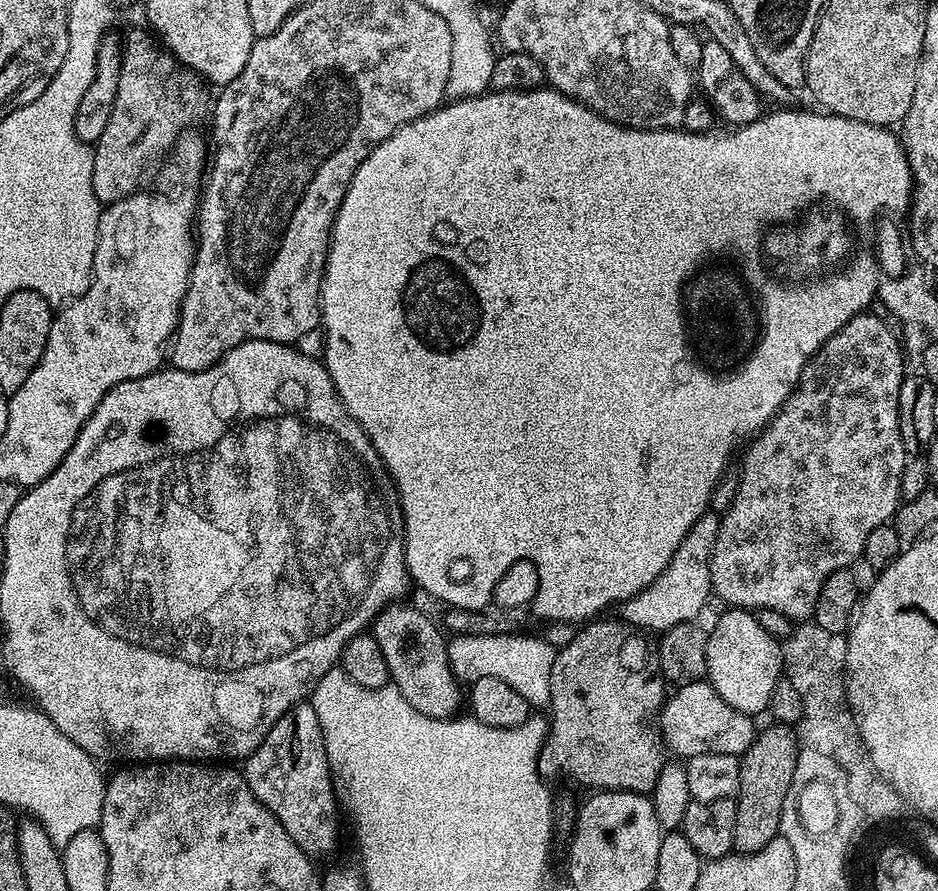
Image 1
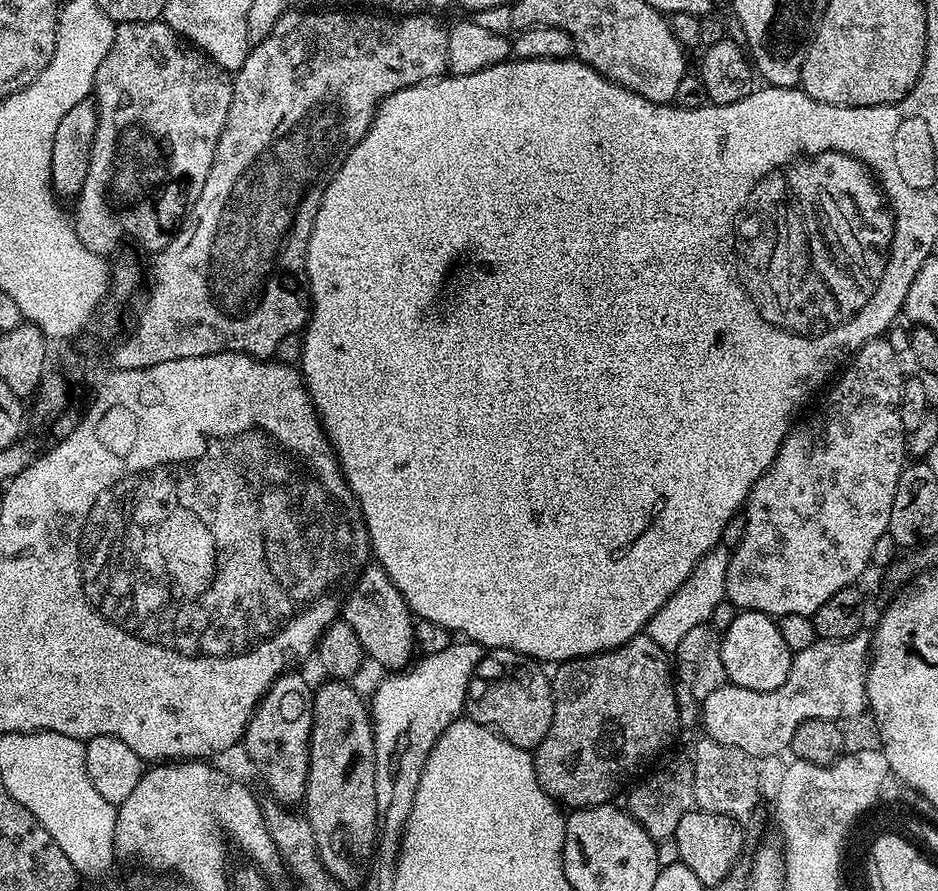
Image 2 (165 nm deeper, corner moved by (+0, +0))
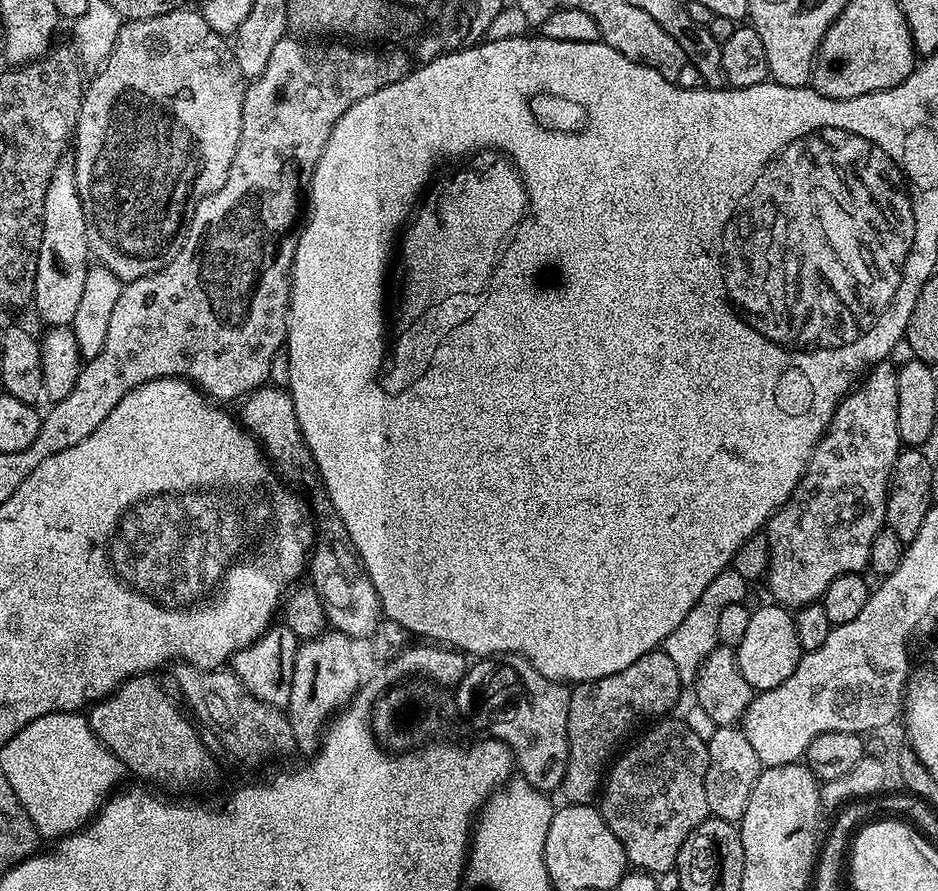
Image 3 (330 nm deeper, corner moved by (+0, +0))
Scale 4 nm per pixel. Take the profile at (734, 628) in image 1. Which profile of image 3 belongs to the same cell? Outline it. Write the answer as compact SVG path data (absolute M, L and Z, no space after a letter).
M775 602L767 603L745 622L740 645L735 645L734 648L742 678L746 678L746 682L750 682L756 692L774 690L774 686L782 686L782 682L786 682L786 678L794 674L802 655L797 617L787 607Z

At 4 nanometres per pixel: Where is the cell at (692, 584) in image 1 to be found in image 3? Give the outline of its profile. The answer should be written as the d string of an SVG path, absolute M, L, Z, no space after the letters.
M725 570L722 574L718 574L718 578L714 578L714 582L710 582L710 586L706 586L702 598L698 598L698 602L690 606L690 614L682 618L681 624L670 630L670 634L664 639L662 651L674 661L674 666L678 666L681 685L688 686L695 681L702 662L706 662L710 650L718 646L719 640L716 639L720 636L720 619L723 618L724 611L731 604L742 603L748 596L748 588L750 588L749 581L744 580L742 574Z

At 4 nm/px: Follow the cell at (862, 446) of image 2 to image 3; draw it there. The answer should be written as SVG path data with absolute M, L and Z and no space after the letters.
M892 362L874 364L868 369L863 379L853 387L852 391L836 407L836 413L832 415L832 420L828 423L828 430L818 442L818 446L812 451L812 457L798 482L798 486L790 494L787 502L768 519L766 535L770 546L770 562L766 573L766 585L768 584L769 590L772 591L771 599L775 603L781 606L815 604L823 597L826 586L830 586L830 582L834 582L834 578L851 572L863 573L868 568L870 545L874 542L874 534L878 534L878 530L885 527L886 524L884 515L886 514L886 502L888 501L888 485L892 482L892 465L896 463L896 459L899 458L902 451L900 435L898 434L897 371L897 365L895 363L892 365Z

